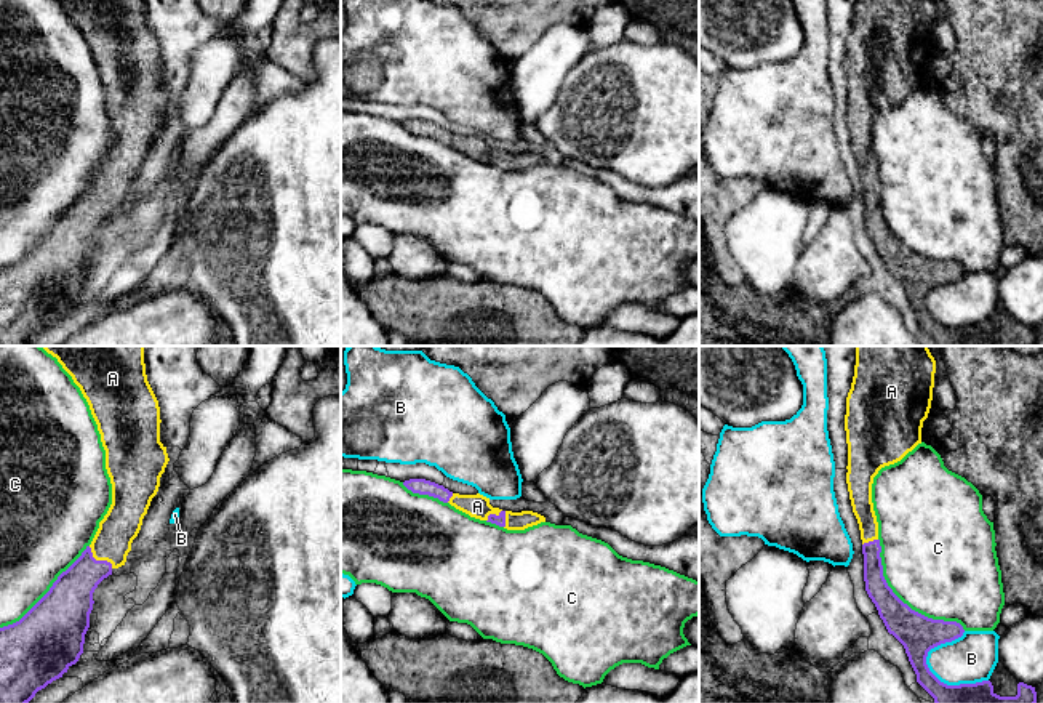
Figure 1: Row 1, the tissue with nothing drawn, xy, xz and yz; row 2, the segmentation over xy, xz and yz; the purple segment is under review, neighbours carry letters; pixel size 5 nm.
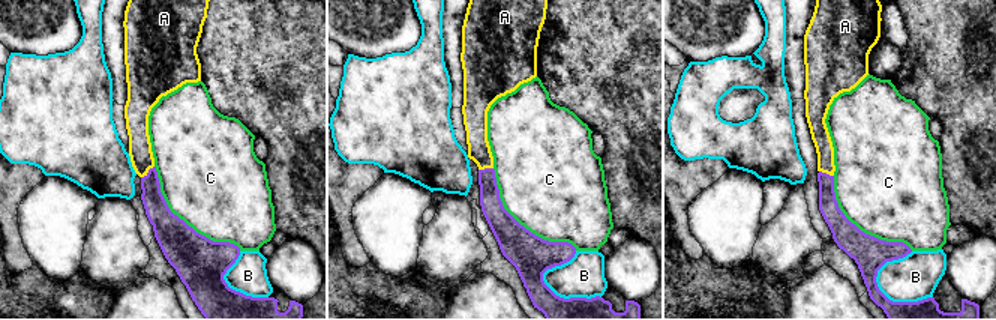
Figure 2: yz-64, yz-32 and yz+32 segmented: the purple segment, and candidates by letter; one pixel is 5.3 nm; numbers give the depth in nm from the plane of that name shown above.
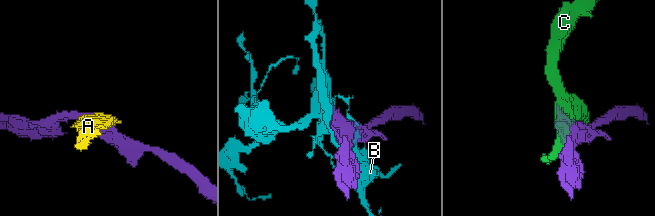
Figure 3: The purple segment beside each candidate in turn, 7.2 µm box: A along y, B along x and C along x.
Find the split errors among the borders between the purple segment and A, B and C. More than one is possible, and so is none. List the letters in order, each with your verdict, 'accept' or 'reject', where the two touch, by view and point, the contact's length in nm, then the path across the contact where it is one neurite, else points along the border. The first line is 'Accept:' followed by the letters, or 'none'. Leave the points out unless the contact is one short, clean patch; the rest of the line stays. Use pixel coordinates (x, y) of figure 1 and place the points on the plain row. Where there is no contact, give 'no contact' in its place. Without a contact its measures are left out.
Accept: A
A: accept; contact xy (99, 202); length 170 nm
B: reject; contact yz (951, 327); length 340 nm
C: reject; contact yz (901, 242); length 650 nm

